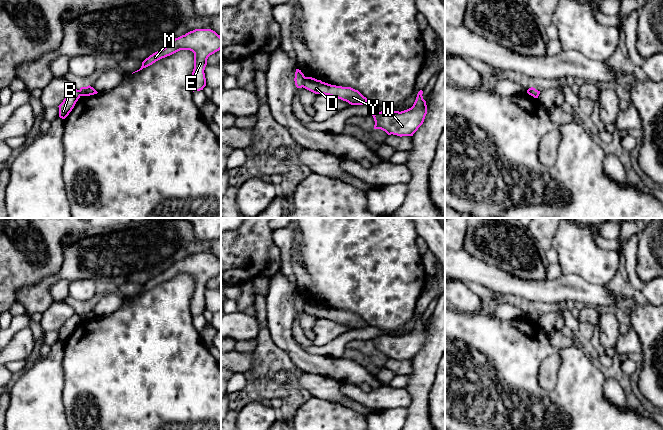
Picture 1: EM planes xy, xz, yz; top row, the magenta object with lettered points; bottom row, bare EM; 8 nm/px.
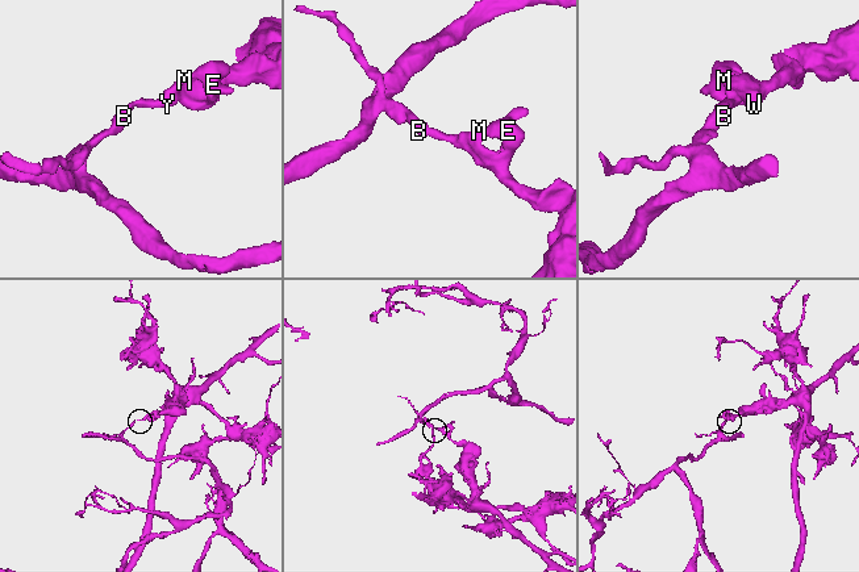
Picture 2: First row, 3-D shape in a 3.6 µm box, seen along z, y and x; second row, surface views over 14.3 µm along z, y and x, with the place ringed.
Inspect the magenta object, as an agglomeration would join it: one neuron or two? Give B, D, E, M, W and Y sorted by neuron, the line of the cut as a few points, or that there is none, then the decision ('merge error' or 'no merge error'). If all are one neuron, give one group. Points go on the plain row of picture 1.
B / D E M W Y; cut in xz along (305, 301), (302, 310); merge error

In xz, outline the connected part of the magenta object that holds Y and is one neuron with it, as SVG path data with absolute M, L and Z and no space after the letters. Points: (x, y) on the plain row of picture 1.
M305 301L303 312L315 318L324 318L341 323L351 329L363 329L369 326L358 314L351 311L331 309L312 301Z

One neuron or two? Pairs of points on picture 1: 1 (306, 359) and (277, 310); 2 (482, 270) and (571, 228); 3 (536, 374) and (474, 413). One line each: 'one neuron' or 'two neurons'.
1: one neuron
2: two neurons
3: one neuron

